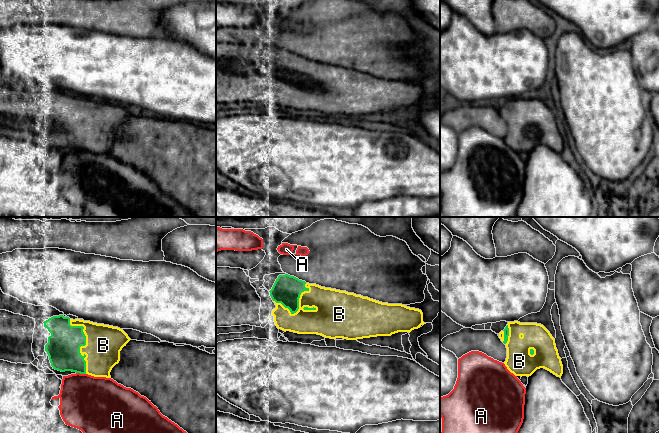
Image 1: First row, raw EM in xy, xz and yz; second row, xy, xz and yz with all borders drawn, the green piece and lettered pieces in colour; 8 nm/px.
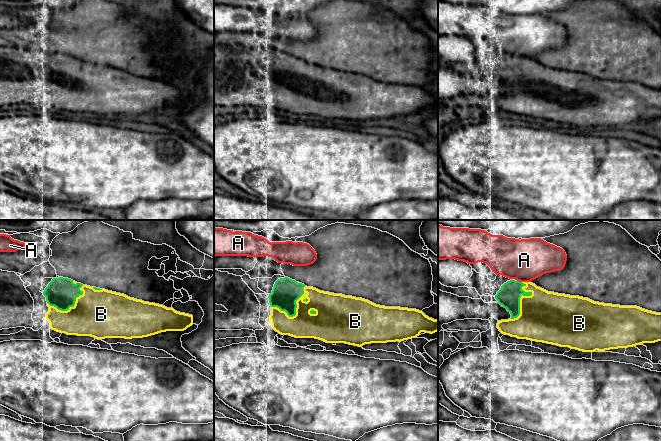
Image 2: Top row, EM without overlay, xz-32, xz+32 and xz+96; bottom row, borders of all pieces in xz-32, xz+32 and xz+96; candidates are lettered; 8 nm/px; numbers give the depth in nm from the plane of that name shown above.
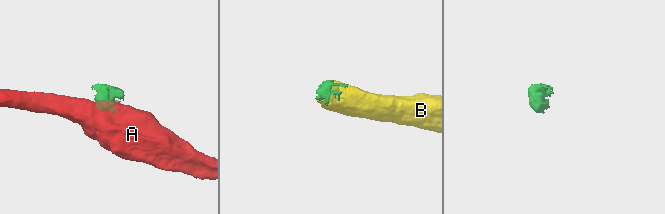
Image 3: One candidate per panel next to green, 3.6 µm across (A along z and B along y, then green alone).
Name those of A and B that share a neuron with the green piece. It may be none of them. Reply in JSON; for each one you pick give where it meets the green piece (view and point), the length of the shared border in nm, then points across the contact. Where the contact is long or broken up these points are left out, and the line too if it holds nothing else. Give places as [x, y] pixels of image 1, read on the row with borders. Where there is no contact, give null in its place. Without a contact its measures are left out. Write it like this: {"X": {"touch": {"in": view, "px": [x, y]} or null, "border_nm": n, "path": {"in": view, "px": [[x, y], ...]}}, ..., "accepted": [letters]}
{"B": {"touch": {"in": "xy", "px": [85, 342]}, "border_nm": 460}, "accepted": ["B"]}

